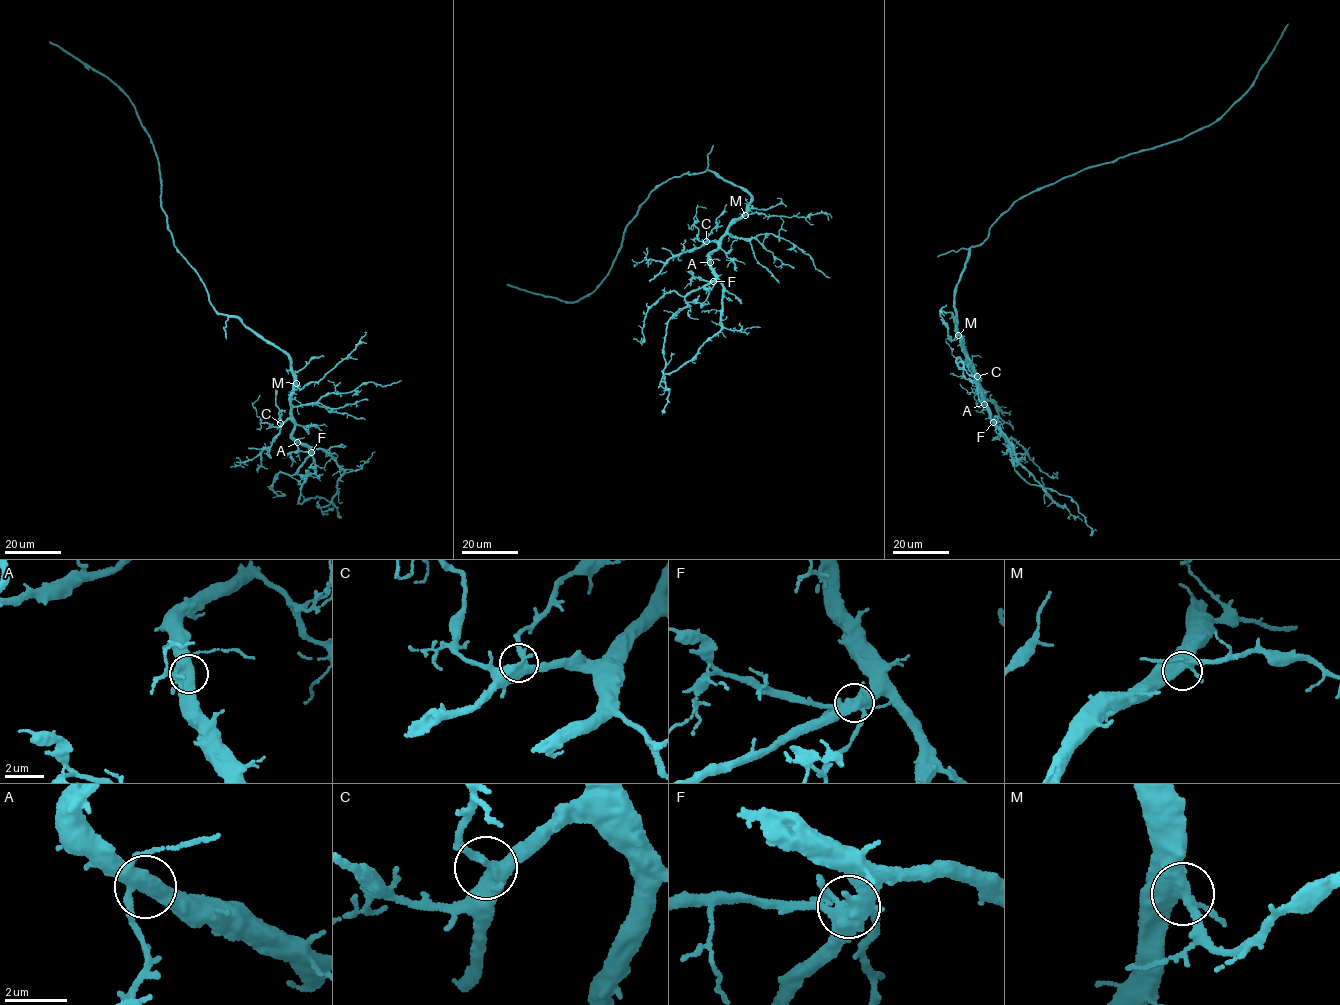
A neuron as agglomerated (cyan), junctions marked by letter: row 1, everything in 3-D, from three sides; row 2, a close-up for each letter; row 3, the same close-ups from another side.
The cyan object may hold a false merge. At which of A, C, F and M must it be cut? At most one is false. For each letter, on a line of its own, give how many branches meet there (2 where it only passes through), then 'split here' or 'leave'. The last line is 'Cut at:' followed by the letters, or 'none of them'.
A: branches 4; leave
C: branches 4; leave
F: branches 5; split here
M: branches 4; leave
Cut at: F

